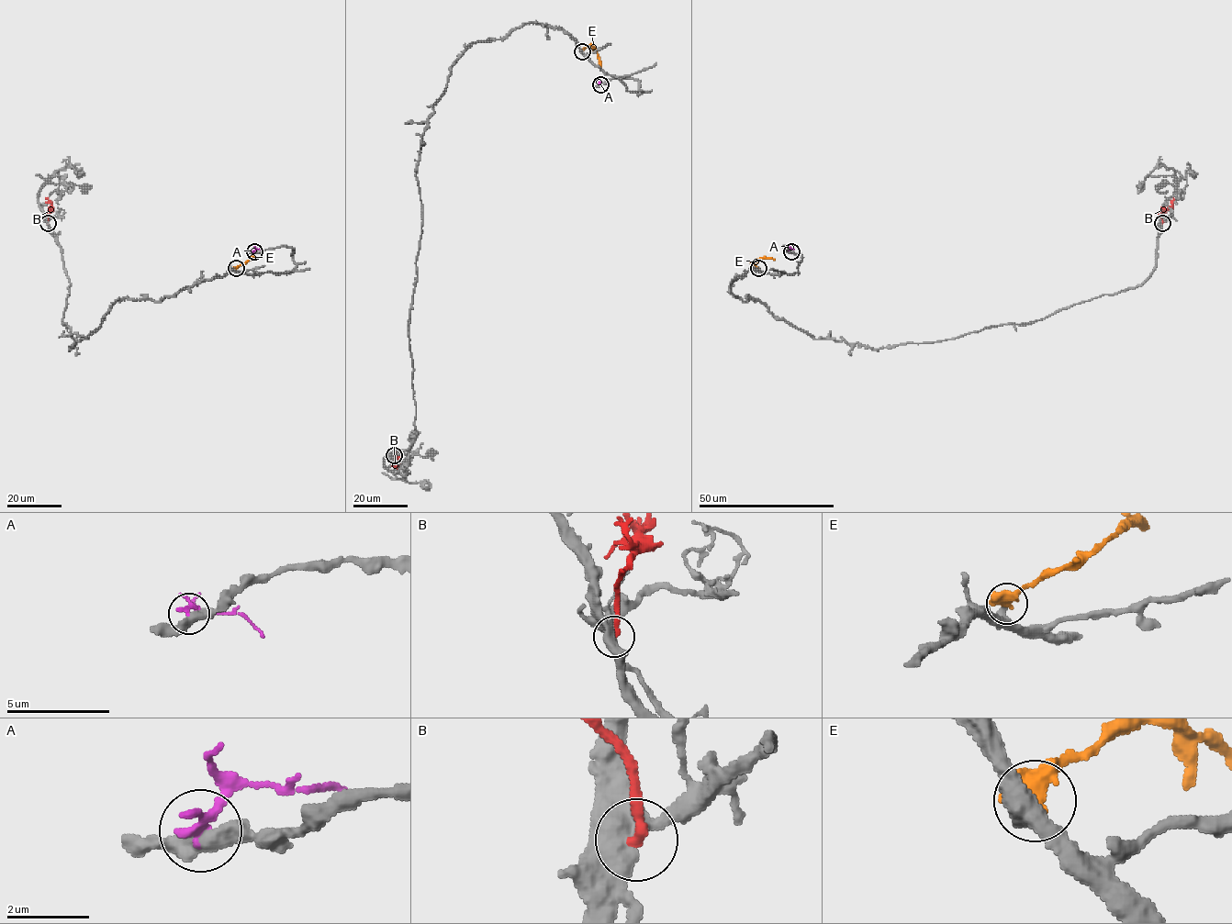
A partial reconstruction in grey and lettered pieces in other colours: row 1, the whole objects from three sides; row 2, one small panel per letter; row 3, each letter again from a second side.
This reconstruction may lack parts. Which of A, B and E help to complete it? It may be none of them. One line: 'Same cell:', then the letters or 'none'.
Same cell: B

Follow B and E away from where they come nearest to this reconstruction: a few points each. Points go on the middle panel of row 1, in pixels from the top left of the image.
B: (394, 455), (395, 452), (397, 464), (392, 465)
E: (582, 51), (592, 46), (599, 58), (599, 68)

